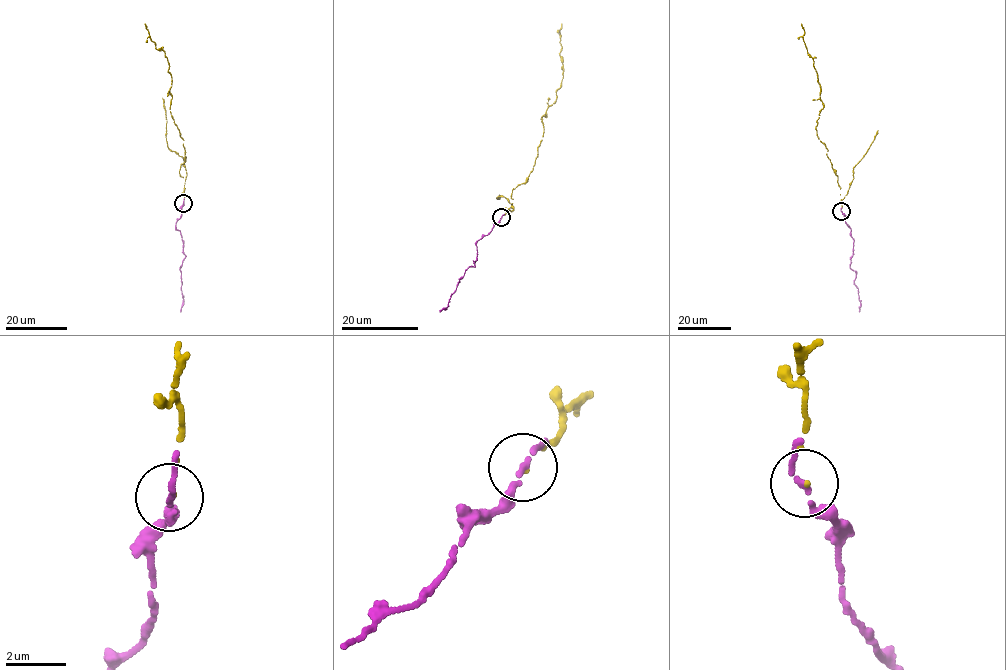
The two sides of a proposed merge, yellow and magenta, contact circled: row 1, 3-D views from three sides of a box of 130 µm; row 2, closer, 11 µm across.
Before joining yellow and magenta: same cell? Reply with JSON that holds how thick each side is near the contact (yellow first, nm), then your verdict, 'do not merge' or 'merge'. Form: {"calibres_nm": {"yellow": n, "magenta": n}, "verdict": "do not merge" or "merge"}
{"calibres_nm": {"yellow": 90, "magenta": 170}, "verdict": "merge"}

